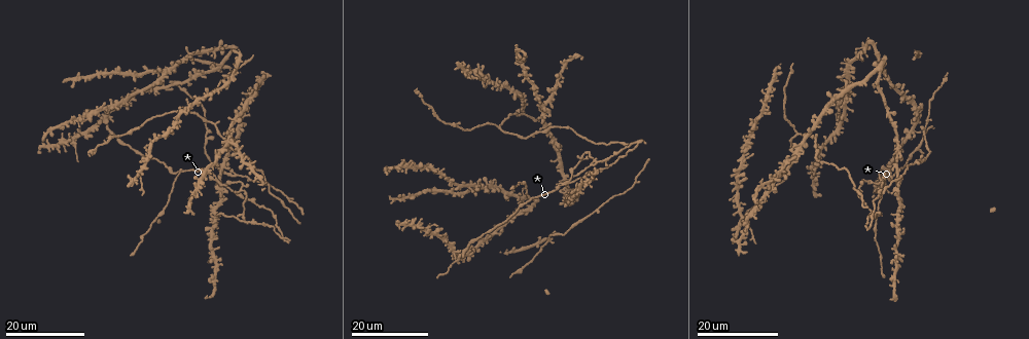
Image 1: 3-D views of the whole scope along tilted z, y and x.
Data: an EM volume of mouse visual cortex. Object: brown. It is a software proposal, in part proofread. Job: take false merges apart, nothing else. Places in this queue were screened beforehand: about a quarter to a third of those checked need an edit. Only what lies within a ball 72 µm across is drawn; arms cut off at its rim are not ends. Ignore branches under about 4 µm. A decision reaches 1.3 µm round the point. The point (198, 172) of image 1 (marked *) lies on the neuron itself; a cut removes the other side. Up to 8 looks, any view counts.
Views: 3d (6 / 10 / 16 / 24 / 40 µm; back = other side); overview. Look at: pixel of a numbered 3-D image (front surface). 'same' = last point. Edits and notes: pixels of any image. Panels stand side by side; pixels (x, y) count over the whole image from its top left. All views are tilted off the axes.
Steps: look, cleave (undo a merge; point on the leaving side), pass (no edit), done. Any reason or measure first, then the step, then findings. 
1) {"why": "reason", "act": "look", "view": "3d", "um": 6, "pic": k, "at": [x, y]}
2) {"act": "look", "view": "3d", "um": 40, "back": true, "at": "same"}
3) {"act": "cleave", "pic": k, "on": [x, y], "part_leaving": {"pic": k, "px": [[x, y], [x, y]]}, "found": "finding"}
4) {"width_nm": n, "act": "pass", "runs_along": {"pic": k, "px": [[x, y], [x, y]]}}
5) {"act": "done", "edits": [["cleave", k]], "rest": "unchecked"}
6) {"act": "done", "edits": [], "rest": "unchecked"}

{"act": "look", "view": "3d", "um": 16, "pic": 1, "at": [230, 174]}

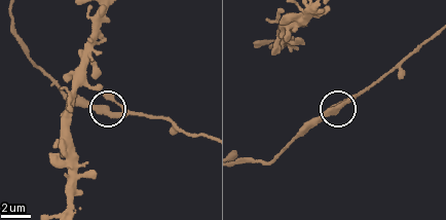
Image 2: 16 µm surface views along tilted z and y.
{"act": "look", "view": "3d", "um": 10, "pic": 2, "at": [105, 114]}

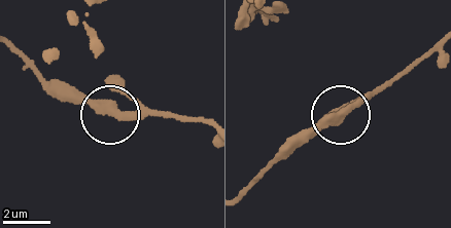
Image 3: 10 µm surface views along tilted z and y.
{"width_nm": 380, "act": "pass", "found": "all the same neuron"}

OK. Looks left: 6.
{"act": "look", "view": "3d", "um": 24, "pic": 1, "at": [570, 181]}

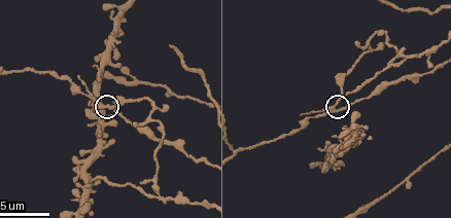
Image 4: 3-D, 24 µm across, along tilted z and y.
{"act": "look", "view": "3d", "um": 6, "pic": 4, "at": [333, 111]}

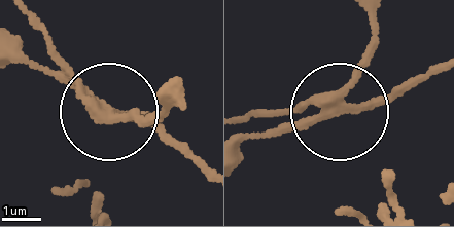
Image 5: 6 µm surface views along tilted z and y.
{"why": "from behind", "act": "look", "view": "3d", "um": 6, "back": true, "pic": 5, "at": [112, 111]}

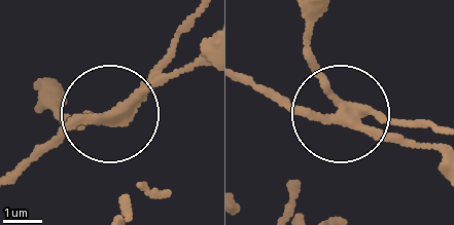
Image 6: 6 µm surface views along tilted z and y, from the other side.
{"width_nm": 260, "act": "cleave", "pic": 6, "on": [155, 66], "part_leaving": {"pic": 6, "px": [[350, 109], [321, 73], [312, 16]]}, "found": "a second neuron is stuck on"}

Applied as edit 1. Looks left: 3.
{"why": "four-way junction", "act": "look", "view": "3d", "um": 16, "pic": 1, "at": [889, 177]}

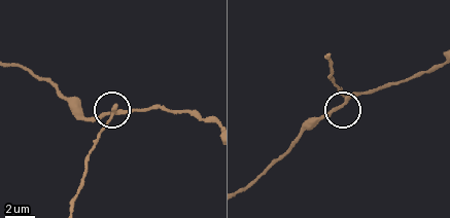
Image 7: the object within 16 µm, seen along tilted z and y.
{"act": "look", "view": "3d", "um": 10, "pic": 7, "at": [346, 99]}

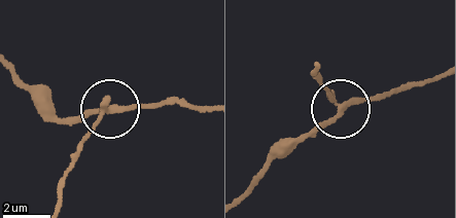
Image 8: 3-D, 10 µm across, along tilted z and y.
{"side_arm_um": 30, "act": "cleave", "pic": 8, "on": [89, 137], "part_leaving": {"pic": 8, "px": [[105, 111], [64, 179], [61, 207]]}, "found": "a second neuron is stuck on"}

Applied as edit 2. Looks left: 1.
{"act": "done", "edits": [["cleave", 6], ["cleave", 8]], "rest": "unchecked"}

